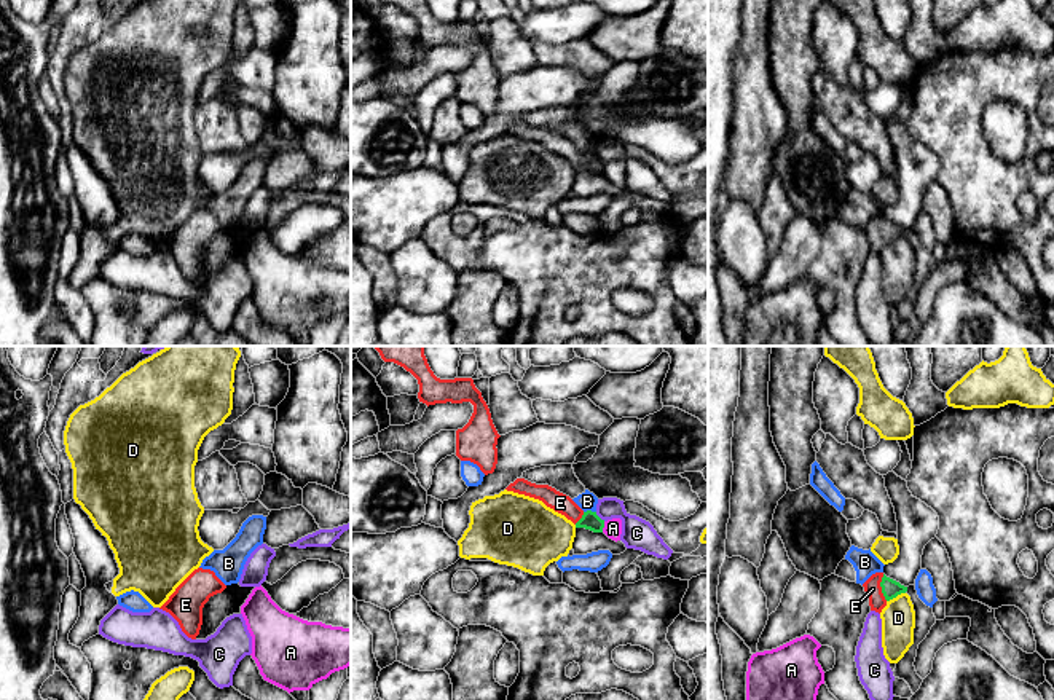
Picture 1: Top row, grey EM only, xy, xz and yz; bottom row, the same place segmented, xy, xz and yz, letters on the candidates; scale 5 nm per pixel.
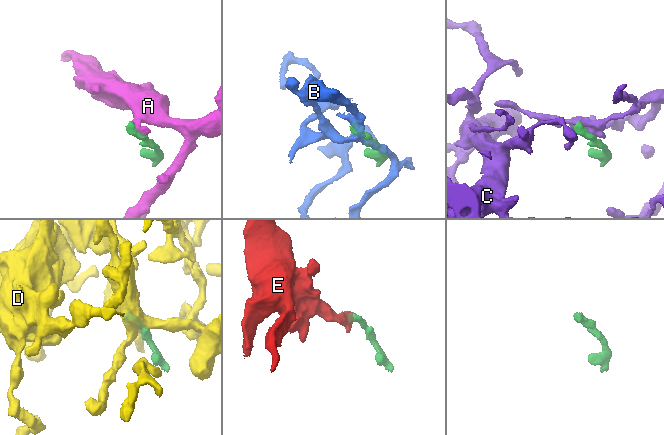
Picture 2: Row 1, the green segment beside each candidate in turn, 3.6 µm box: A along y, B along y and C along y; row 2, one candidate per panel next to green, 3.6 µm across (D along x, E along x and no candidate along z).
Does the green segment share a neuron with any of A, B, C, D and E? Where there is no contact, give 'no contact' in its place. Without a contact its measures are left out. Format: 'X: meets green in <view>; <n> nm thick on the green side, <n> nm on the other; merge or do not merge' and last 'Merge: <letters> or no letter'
A: meets green in xz; 90 nm thick on the green side, 100 nm on the other; do not merge
B: meets green in xz; 90 nm thick on the green side, 100 nm on the other; do not merge
C: meets green in xz; 90 nm thick on the green side, 160 nm on the other; do not merge
D: meets green in yz; 90 nm thick on the green side, 180 nm on the other; do not merge
E: meets green in yz; 90 nm thick on the green side, 90 nm on the other; merge
Merge: E

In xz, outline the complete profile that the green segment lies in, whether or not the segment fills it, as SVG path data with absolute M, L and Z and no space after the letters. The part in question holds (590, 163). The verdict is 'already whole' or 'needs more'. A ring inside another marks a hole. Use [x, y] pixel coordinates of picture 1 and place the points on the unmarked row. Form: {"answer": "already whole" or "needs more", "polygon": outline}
{"answer": "needs more", "polygon": "M517 121L505 132L542 144L547 150L571 163L576 171L603 175L604 163L601 163L596 155L584 155L569 139L549 128L536 128L525 121Z"}

